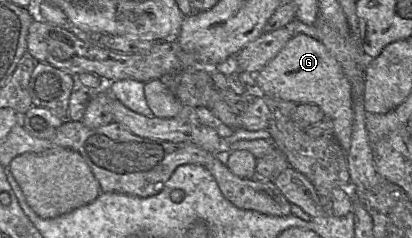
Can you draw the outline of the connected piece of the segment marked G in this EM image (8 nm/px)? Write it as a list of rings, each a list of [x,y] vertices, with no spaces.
[[[306,34],[294,35],[275,58],[255,74],[255,82],[256,90],[264,97],[318,105],[325,118],[333,123],[333,136],[348,152],[353,124],[352,84],[320,40]]]

